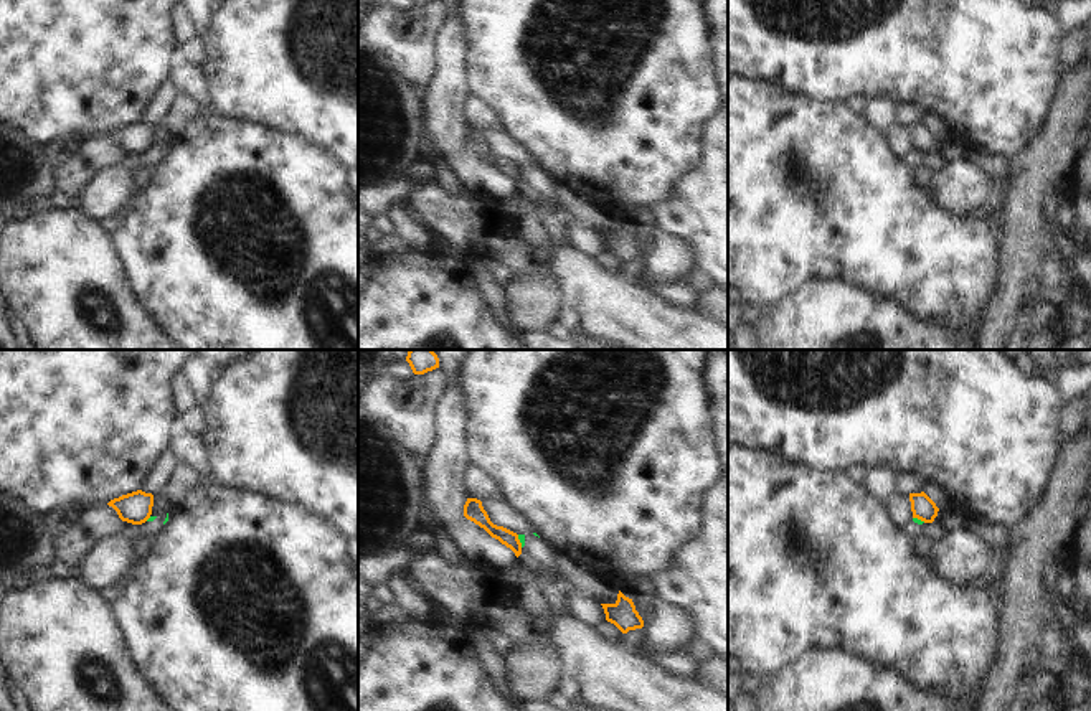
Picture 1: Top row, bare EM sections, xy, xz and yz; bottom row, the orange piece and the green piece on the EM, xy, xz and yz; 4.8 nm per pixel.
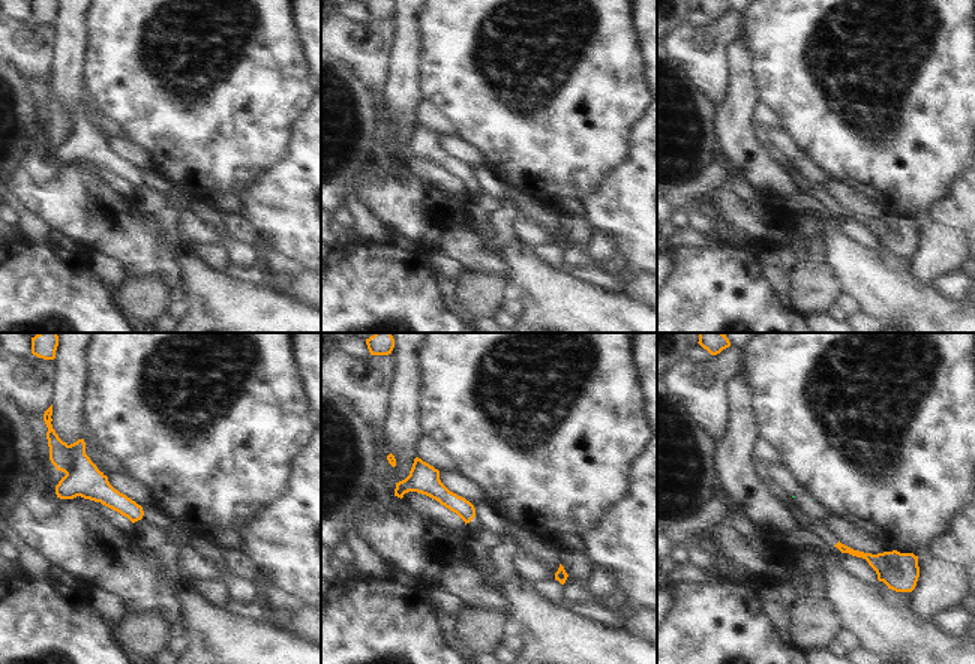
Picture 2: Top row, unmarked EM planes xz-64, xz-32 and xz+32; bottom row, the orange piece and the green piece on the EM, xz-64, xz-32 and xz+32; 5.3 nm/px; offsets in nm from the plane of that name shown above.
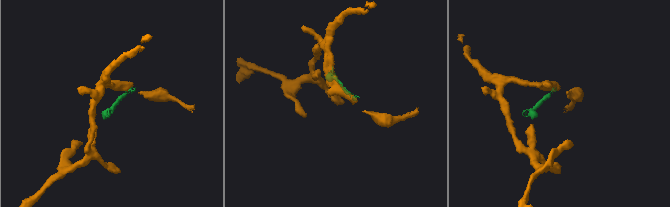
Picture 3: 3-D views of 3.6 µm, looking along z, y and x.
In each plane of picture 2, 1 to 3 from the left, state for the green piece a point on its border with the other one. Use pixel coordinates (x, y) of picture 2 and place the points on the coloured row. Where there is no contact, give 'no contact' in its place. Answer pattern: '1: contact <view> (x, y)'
1: no contact
2: no contact
3: no contact

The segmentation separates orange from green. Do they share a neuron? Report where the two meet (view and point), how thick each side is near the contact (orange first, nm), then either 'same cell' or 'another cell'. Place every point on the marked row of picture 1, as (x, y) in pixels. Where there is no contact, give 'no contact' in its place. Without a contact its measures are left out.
xz (519, 541) | 90/30 nm | another cell

